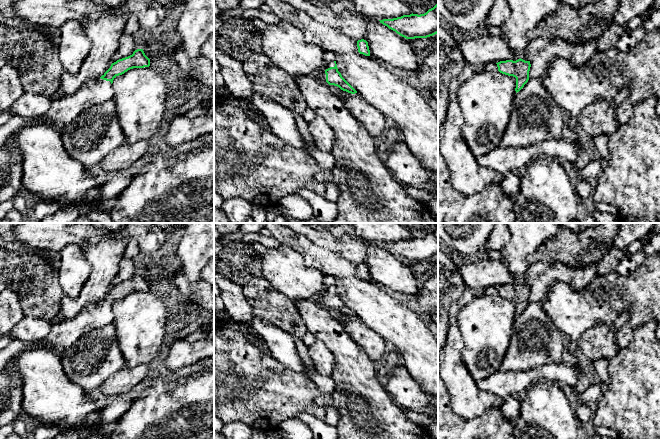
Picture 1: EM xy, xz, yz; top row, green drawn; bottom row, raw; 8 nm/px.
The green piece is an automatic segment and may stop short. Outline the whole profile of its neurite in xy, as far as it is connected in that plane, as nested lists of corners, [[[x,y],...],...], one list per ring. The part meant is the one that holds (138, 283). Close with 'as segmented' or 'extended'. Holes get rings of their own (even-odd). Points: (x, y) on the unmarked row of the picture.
[[[137,273],[132,279],[112,287],[101,301],[86,306],[74,318],[53,322],[48,335],[38,342],[61,353],[84,334],[112,323],[114,319],[112,307],[117,300],[133,292],[149,290],[150,283],[143,273]]] | extended

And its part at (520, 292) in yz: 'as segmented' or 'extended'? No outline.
as segmented

